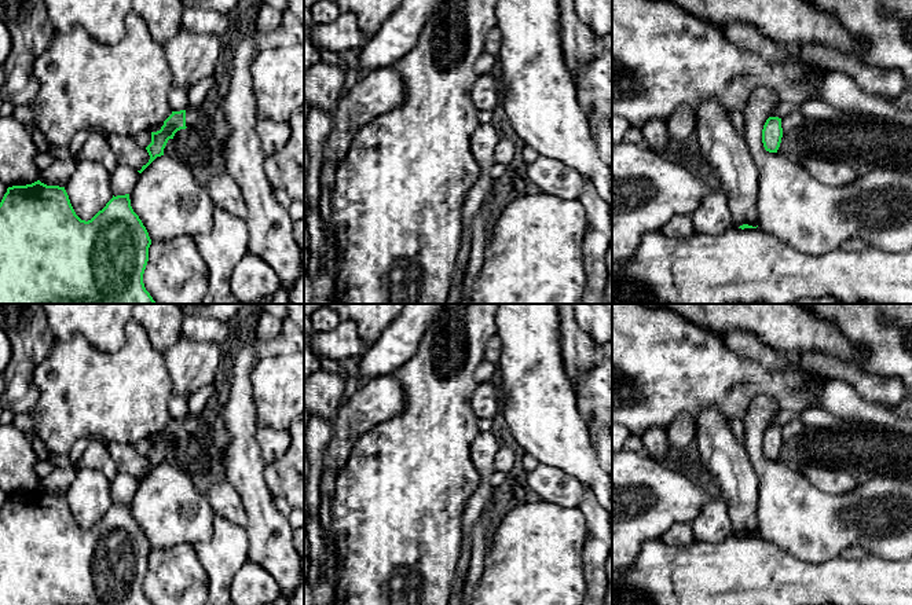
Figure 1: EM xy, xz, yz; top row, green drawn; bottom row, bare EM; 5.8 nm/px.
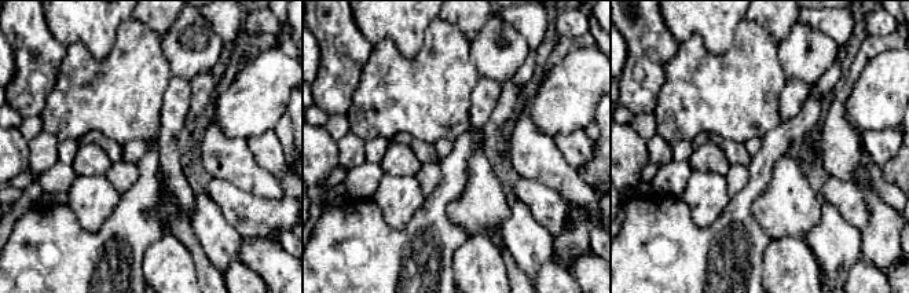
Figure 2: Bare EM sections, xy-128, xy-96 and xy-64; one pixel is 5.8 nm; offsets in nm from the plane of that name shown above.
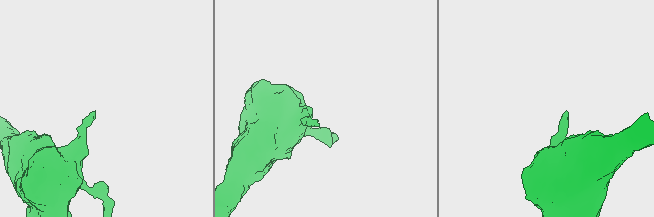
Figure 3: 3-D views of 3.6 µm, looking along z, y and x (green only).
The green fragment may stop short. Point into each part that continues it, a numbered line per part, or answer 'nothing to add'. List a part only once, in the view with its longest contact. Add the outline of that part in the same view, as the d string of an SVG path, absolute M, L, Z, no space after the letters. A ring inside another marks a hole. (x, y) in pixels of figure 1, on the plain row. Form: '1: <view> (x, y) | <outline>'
1: xy (191, 421) | M187 415L186 417L186 434L191 434L199 425L201 415Z

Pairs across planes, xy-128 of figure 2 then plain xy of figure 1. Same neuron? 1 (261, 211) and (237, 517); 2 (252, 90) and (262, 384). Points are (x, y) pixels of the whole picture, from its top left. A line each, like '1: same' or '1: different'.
1: same
2: same

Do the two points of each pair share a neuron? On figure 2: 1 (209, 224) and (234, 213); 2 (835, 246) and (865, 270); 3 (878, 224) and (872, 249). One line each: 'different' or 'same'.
1: different
2: different
3: same

